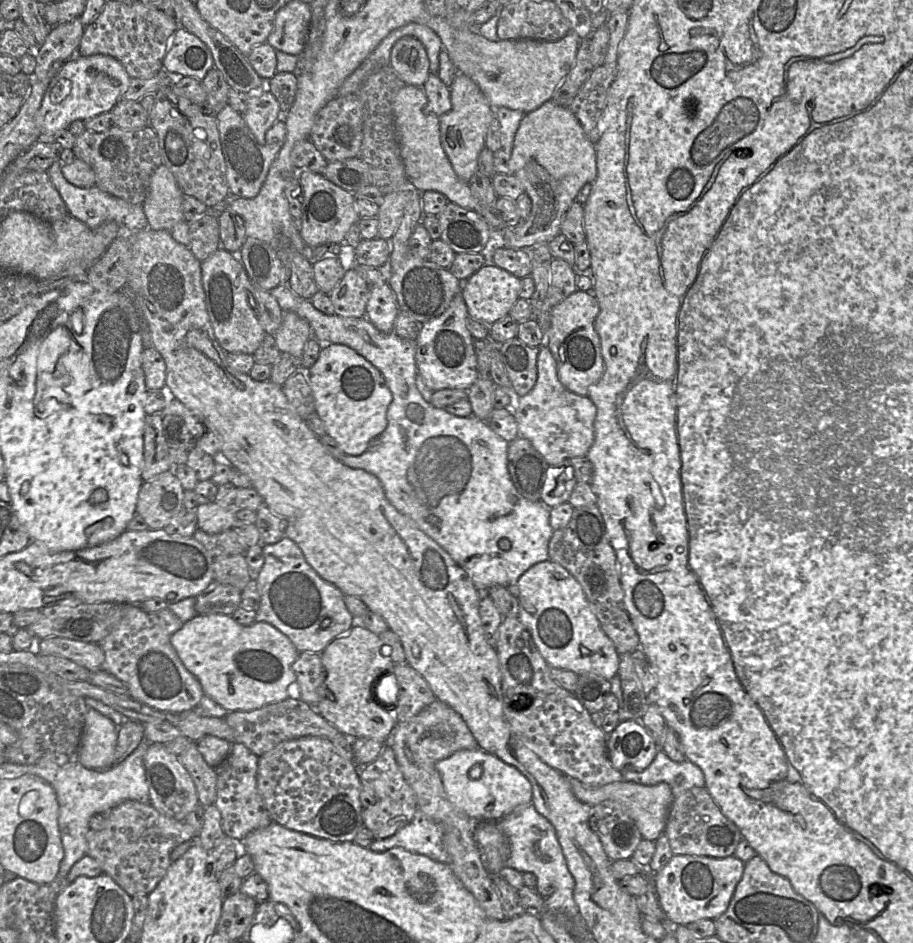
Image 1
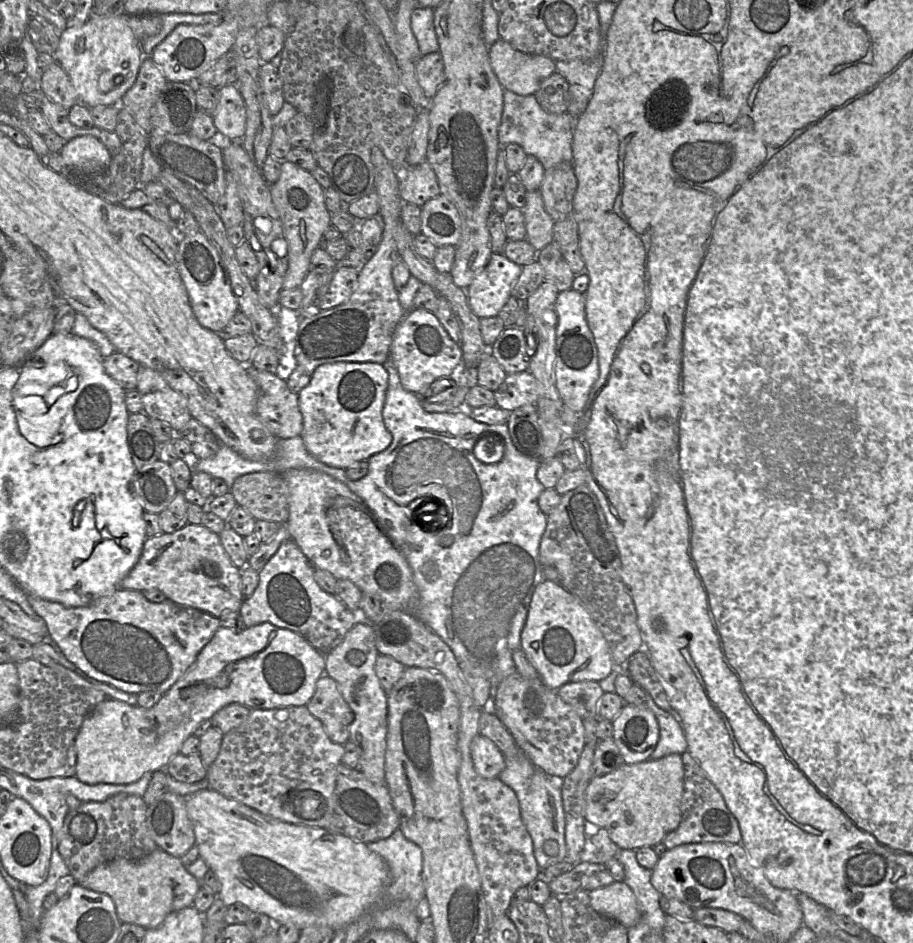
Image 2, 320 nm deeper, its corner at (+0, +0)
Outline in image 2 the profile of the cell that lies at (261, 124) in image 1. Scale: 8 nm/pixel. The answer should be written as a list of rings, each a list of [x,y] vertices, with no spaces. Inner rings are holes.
[[[236,85],[219,88],[220,103],[213,115],[216,129],[232,141],[241,141],[246,132],[246,106]]]

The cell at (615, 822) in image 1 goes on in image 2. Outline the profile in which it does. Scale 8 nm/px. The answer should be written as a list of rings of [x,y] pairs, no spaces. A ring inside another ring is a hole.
[[[585,822],[585,857],[599,864],[605,864],[611,858],[617,858],[620,848],[611,840],[605,828]]]

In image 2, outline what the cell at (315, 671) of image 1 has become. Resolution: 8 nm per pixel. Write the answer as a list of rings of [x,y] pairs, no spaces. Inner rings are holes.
[[[324,673],[316,683],[313,697],[306,705],[310,713],[322,723],[329,738],[346,744],[354,713],[339,691],[336,681]]]

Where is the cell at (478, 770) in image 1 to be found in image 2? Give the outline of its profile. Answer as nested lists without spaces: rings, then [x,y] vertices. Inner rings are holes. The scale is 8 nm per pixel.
[[[477,734],[471,743],[471,756],[476,772],[483,778],[497,778],[505,768],[505,758],[487,737]]]

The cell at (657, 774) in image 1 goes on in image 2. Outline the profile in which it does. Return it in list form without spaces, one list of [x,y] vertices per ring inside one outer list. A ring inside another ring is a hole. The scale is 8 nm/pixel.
[[[646,692],[647,707],[654,713],[659,724],[659,741],[649,760],[660,759],[669,754],[683,754],[687,751],[688,744],[682,724],[673,713],[663,710],[655,704]]]

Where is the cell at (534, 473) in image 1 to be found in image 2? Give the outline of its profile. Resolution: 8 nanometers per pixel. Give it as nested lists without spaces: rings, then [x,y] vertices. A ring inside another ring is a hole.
[[[524,405],[511,411],[507,426],[512,444],[521,454],[541,459],[543,438],[535,405]]]

